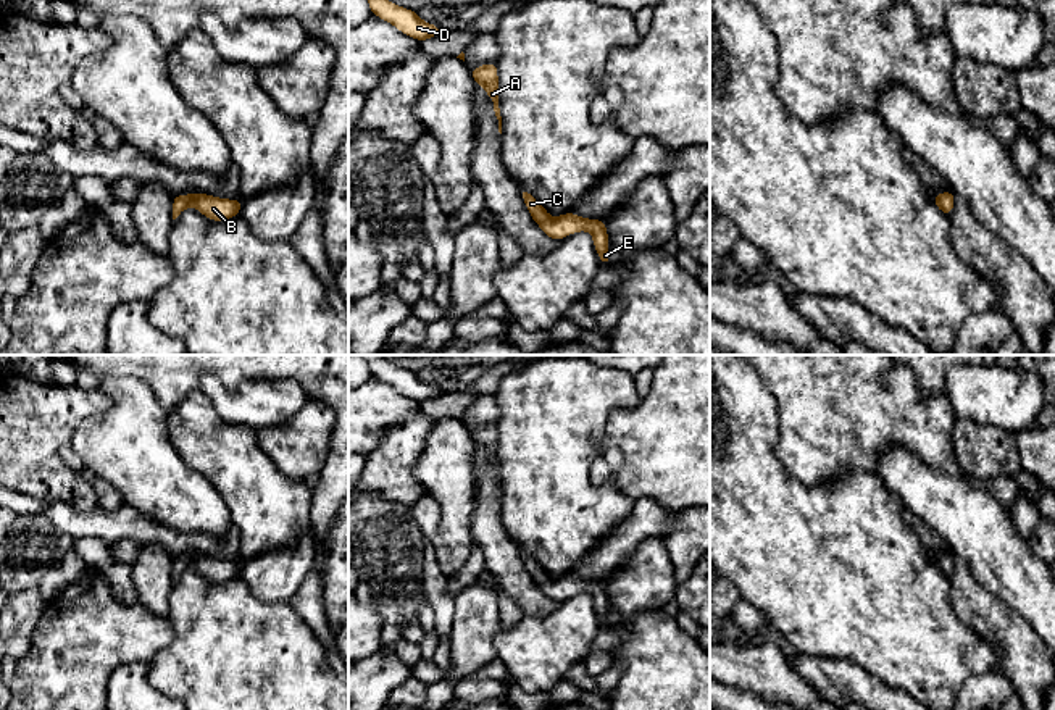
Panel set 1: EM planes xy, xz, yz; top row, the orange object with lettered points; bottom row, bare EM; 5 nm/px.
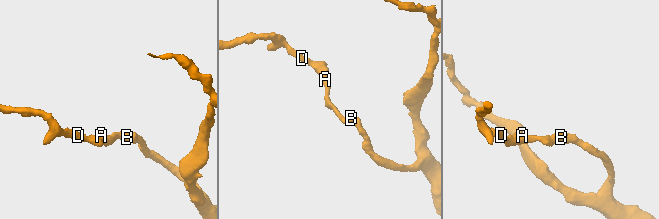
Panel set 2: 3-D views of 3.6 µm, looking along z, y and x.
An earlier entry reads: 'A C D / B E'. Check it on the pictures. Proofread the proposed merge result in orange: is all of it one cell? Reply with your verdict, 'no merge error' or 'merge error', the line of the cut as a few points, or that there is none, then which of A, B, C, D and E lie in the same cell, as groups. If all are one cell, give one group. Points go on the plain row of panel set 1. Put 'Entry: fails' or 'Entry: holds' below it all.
no merge error | no cut | A B C D E
Entry: fails

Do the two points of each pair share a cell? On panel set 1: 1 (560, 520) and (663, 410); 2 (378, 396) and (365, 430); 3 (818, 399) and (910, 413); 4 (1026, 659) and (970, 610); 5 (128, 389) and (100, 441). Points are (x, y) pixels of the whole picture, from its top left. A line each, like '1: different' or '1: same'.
1: different
2: same
3: same
4: same
5: same

